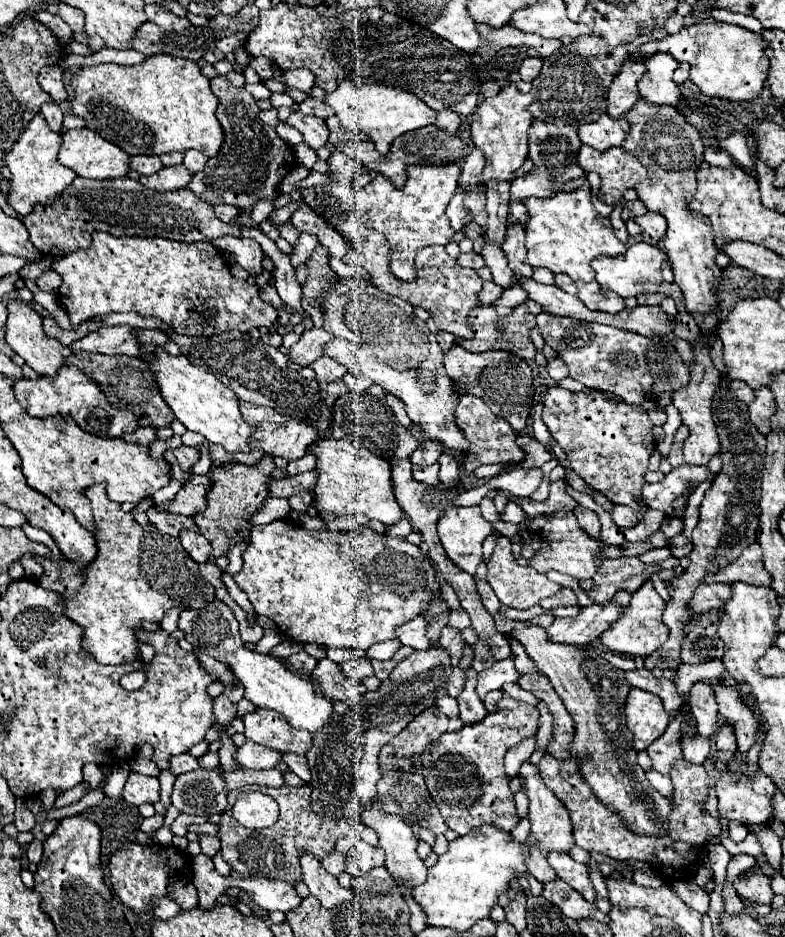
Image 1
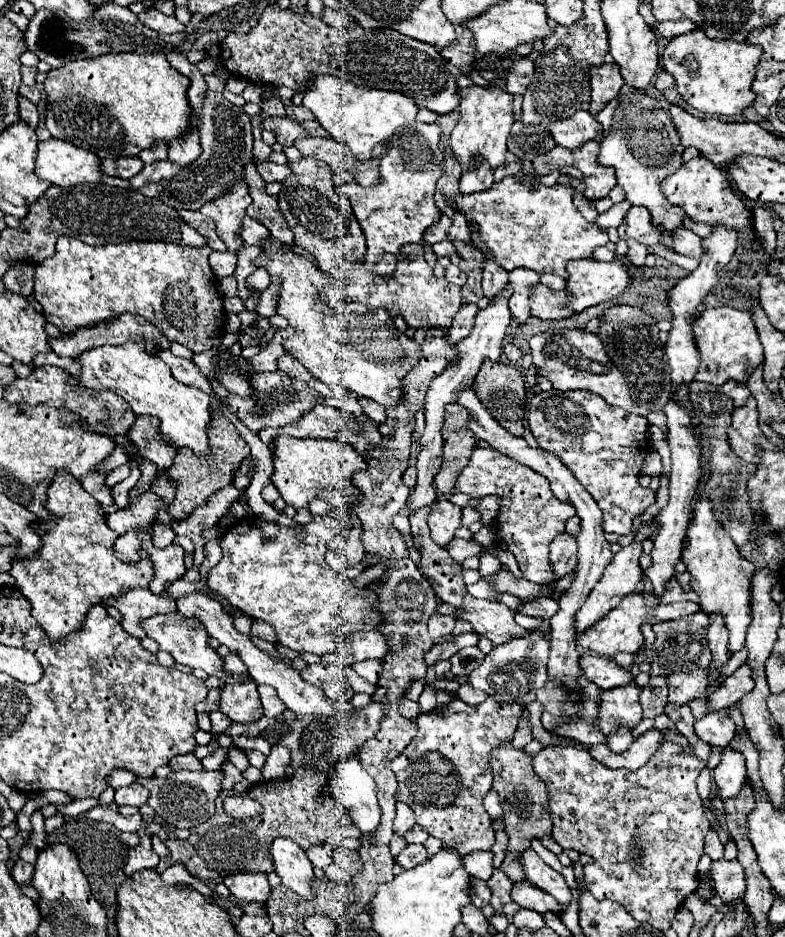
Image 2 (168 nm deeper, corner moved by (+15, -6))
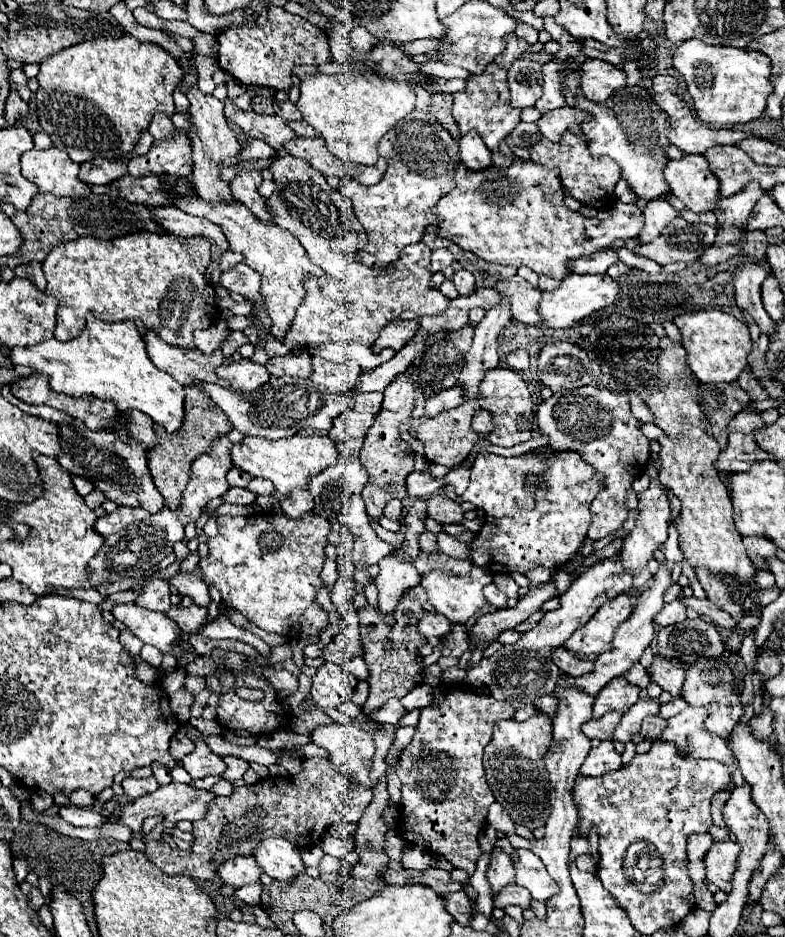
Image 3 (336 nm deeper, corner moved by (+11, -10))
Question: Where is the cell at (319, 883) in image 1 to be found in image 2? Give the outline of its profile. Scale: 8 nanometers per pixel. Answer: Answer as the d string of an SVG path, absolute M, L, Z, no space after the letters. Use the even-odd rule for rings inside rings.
M277 838L271 846L271 856L275 864L275 872L281 882L291 888L303 900L313 900L313 864L305 856L305 852L289 838Z

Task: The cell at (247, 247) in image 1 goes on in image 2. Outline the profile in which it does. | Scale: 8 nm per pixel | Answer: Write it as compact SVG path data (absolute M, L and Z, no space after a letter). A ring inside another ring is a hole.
M239 182L233 186L235 190L229 190L225 198L217 198L217 202L207 202L201 206L201 214L207 214L217 224L217 236L225 242L227 252L237 254L239 248L243 248L241 242L241 220L245 216L245 210L251 202L249 190L245 182Z

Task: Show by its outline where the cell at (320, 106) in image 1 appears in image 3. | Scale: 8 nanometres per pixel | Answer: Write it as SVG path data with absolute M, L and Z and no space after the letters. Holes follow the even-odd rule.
M273 102L273 108L275 108L275 114L283 120L301 120L301 112L297 110L297 106L293 102Z

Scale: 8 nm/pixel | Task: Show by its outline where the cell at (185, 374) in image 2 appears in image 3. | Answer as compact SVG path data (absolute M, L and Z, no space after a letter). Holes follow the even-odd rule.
M271 378L265 386L257 388L253 394L233 394L233 390L227 390L227 388L221 388L217 384L213 386L203 386L203 384L197 384L199 388L207 390L209 396L213 398L213 402L227 414L227 418L231 420L231 424L243 432L245 436L261 436L261 438L269 438L269 440L279 440L279 438L287 438L287 436L293 436L297 434L299 430L305 430L305 428L313 428L313 430L329 430L331 428L331 422L333 418L347 410L349 404L351 404L351 396L349 394L335 394L335 392L329 392L325 386L319 386L319 384L313 384L309 378L305 380L297 380L297 378Z

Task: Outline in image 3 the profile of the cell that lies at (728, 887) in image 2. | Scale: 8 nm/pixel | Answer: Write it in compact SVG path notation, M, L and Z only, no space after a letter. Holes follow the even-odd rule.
M731 840L713 842L709 852L703 856L707 870L707 880L713 882L719 890L729 892L733 870L737 868L737 844Z

